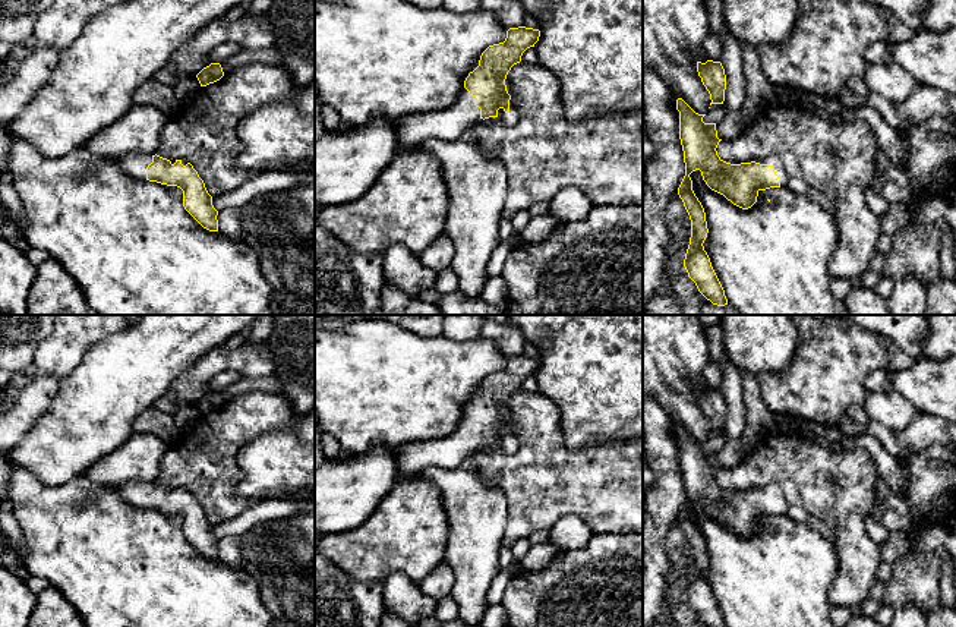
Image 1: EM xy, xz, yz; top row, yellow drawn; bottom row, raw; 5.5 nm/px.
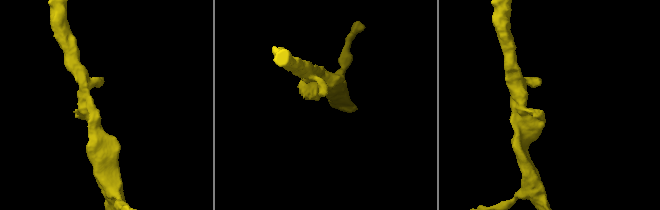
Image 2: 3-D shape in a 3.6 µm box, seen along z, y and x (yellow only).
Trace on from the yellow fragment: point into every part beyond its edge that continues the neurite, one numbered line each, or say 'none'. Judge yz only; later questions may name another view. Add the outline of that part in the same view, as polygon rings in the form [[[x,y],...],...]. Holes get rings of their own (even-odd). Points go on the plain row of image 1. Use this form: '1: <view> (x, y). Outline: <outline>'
1: yz (772, 488). Outline: [[[769,483],[766,488],[755,489],[755,491],[773,494],[776,502],[780,507],[780,516],[786,516],[788,514],[791,507],[788,505],[780,488],[776,483]]]

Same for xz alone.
1: xz (448, 453). Outline: [[[461,416],[457,431],[445,438],[413,441],[392,450],[400,479],[411,481],[430,467],[454,470],[485,448],[480,445],[480,437],[474,434],[474,425]]]

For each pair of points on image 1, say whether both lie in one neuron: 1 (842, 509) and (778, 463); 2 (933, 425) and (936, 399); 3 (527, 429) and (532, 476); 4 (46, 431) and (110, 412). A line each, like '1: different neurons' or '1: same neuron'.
1: same neuron
2: different neurons
3: same neuron
4: same neuron

